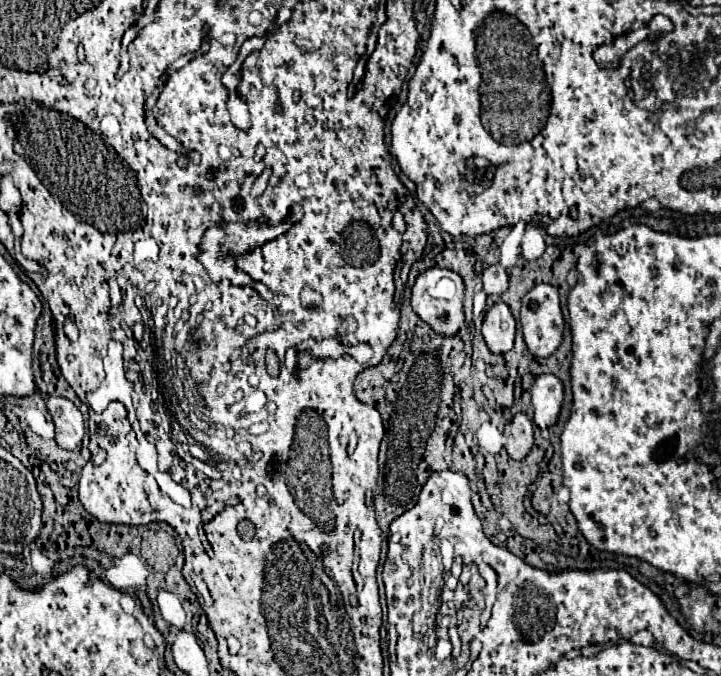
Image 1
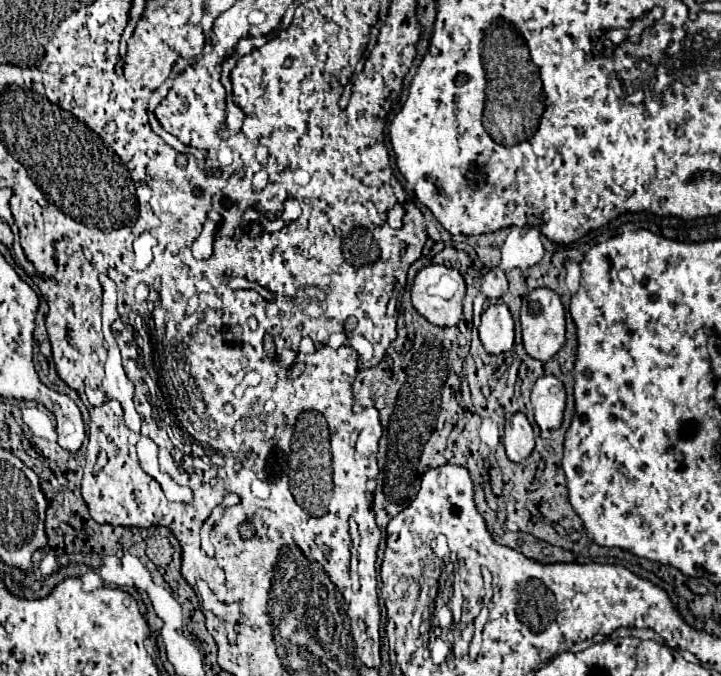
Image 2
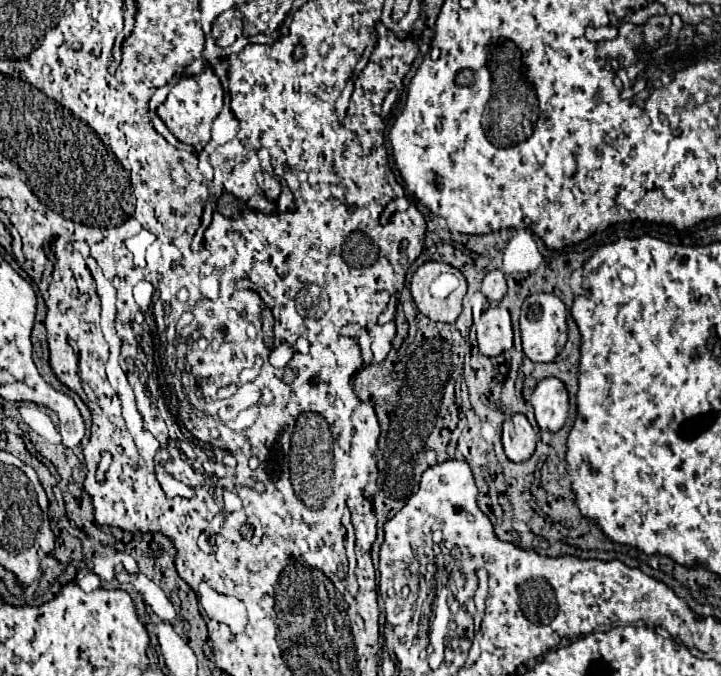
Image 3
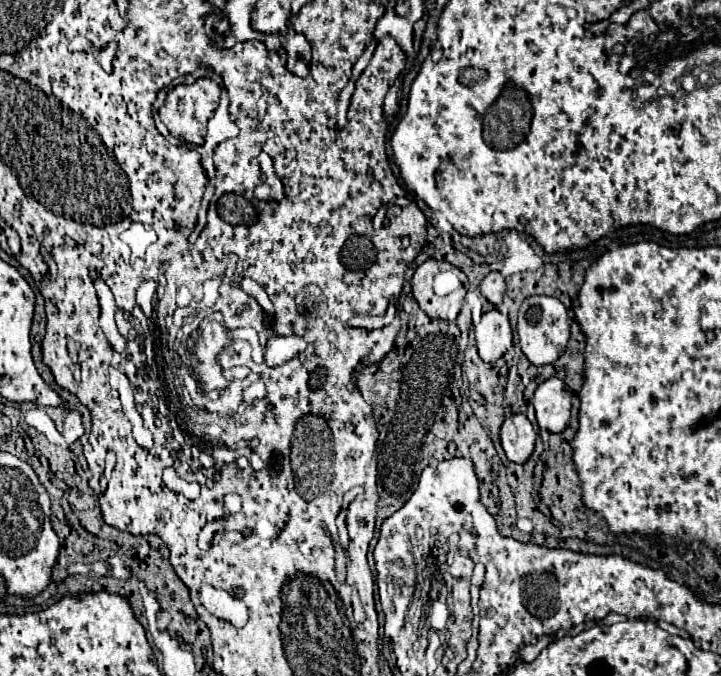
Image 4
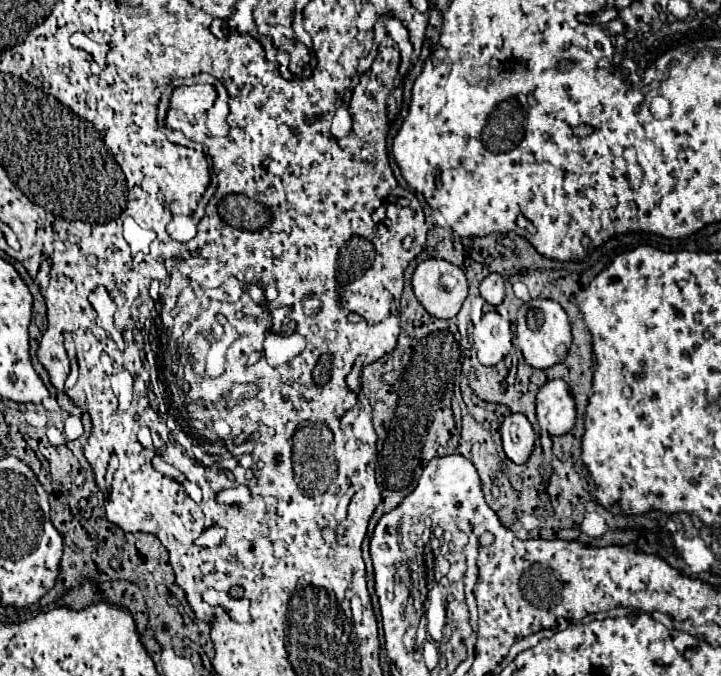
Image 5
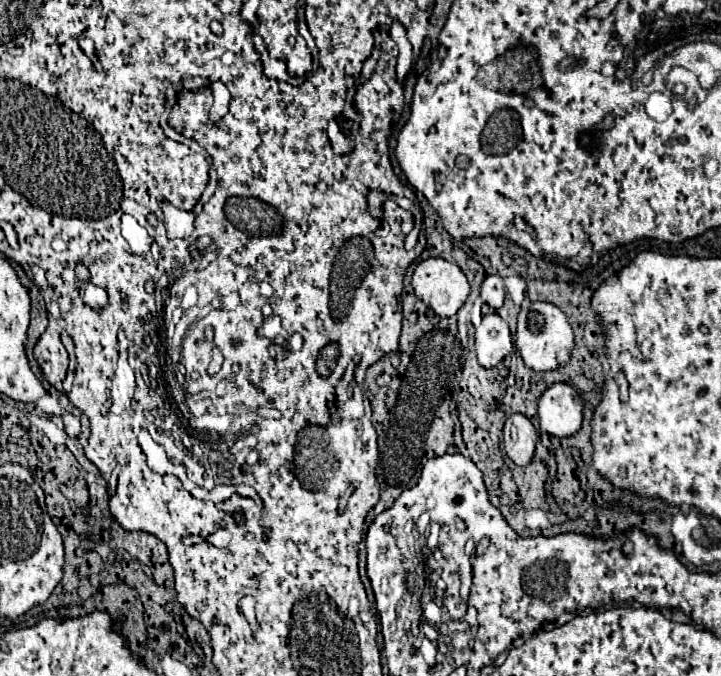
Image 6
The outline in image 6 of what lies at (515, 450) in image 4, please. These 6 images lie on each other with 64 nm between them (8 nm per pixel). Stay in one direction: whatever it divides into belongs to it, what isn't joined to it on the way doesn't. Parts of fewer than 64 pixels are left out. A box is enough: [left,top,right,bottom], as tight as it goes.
[504,414,538,466]

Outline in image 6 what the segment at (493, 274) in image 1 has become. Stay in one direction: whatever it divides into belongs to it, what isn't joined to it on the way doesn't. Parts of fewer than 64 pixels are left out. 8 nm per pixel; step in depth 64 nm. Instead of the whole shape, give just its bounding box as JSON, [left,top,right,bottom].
[480,274,506,308]

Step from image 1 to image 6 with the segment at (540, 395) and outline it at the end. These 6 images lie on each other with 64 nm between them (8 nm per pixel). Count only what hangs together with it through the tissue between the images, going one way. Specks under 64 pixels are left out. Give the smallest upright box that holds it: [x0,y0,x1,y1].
[538,382,582,436]

